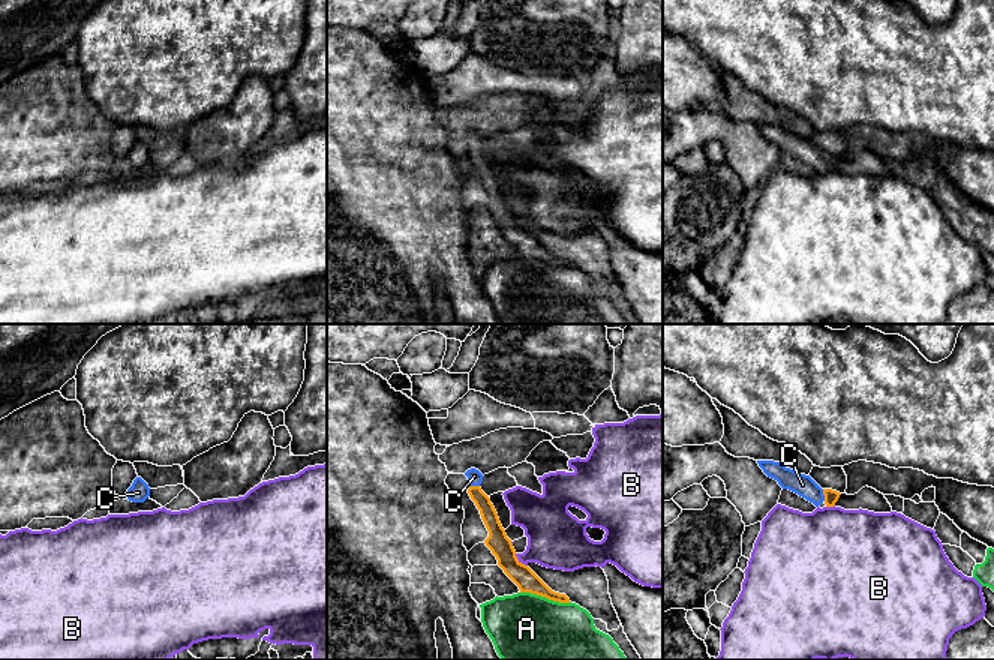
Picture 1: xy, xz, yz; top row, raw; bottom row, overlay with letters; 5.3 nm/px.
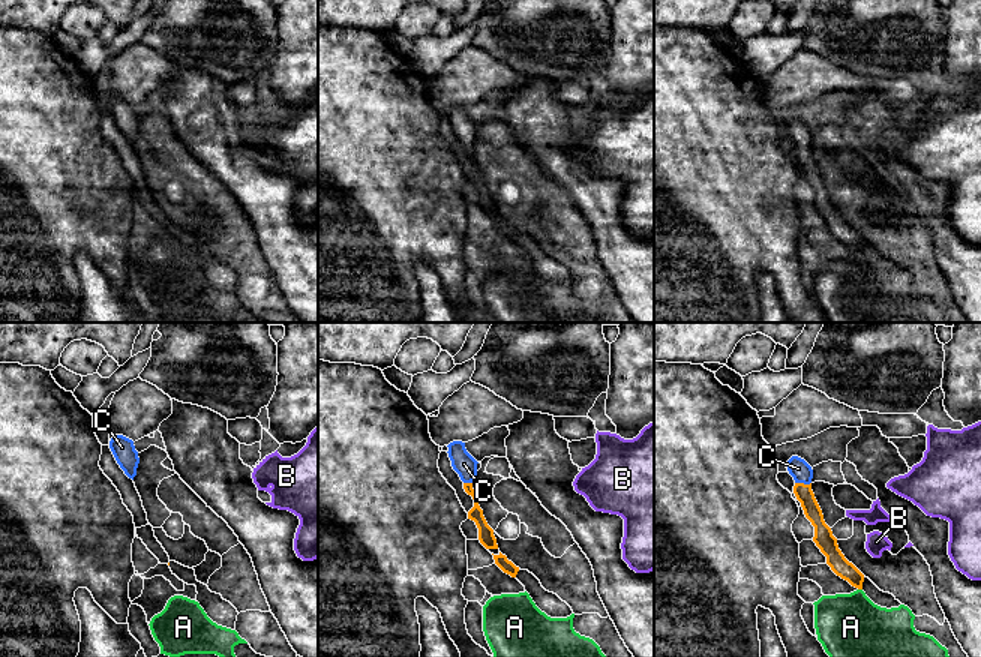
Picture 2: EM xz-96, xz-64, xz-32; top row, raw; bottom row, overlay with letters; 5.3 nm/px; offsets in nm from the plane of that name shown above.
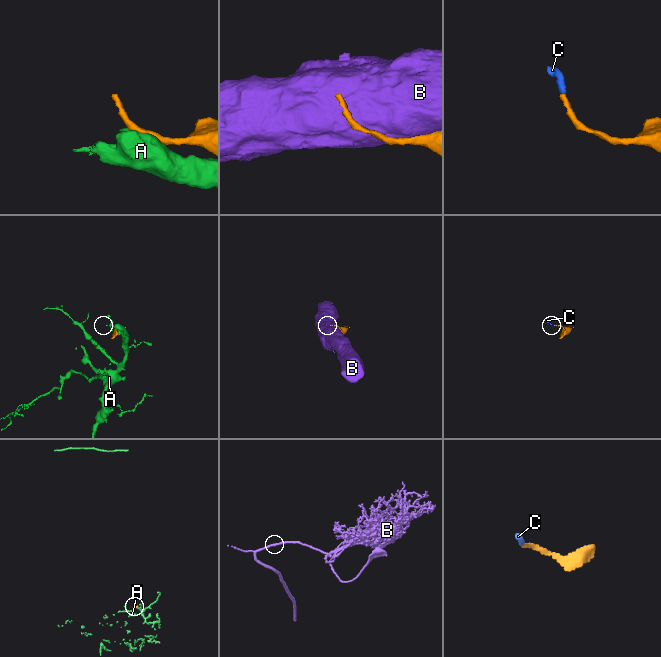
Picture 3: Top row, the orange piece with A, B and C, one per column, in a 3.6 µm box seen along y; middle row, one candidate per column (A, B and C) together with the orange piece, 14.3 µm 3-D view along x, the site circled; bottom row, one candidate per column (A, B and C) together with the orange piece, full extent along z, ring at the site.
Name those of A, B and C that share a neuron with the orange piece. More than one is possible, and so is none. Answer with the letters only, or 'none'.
C

